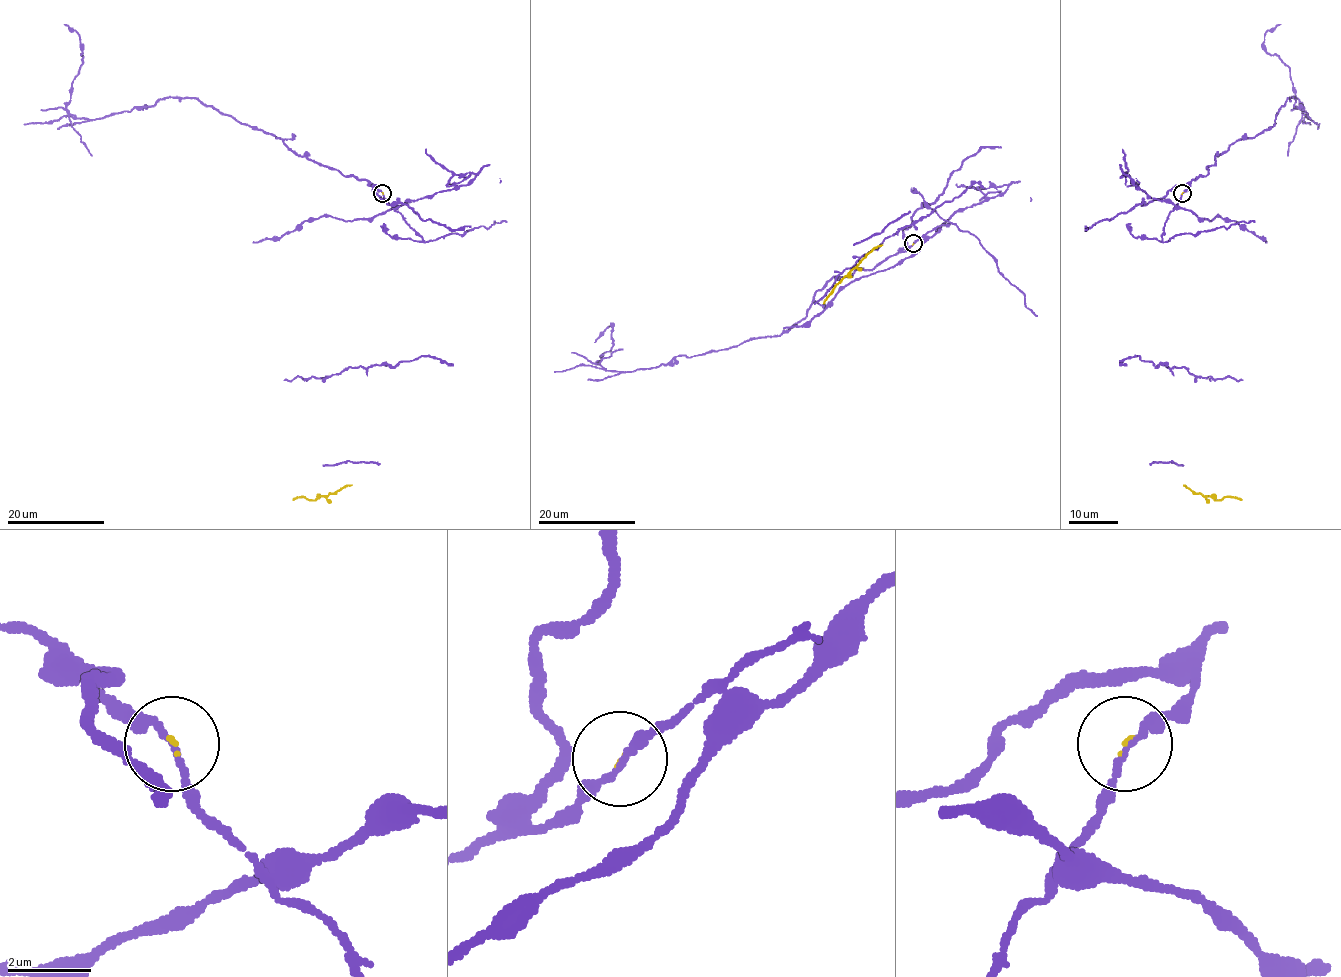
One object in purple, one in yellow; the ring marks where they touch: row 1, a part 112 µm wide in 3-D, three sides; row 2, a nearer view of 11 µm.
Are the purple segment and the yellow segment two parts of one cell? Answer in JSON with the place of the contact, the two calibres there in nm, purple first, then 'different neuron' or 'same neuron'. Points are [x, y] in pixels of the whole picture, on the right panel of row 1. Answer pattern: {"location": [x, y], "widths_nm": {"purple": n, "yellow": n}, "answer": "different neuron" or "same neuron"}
{"location": [1182, 193], "widths_nm": {"purple": 150, "yellow": 60}, "answer": "different neuron"}

